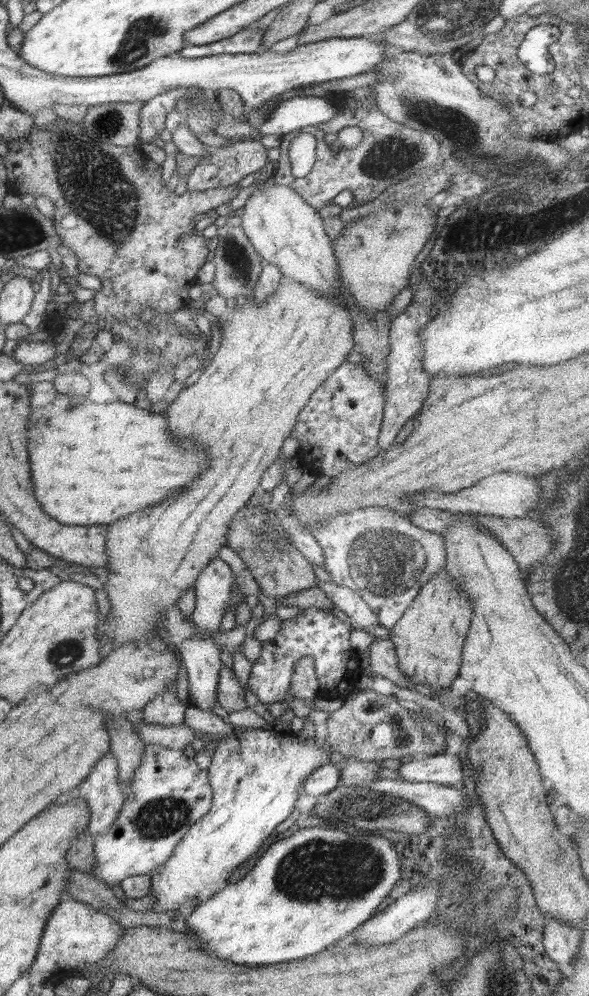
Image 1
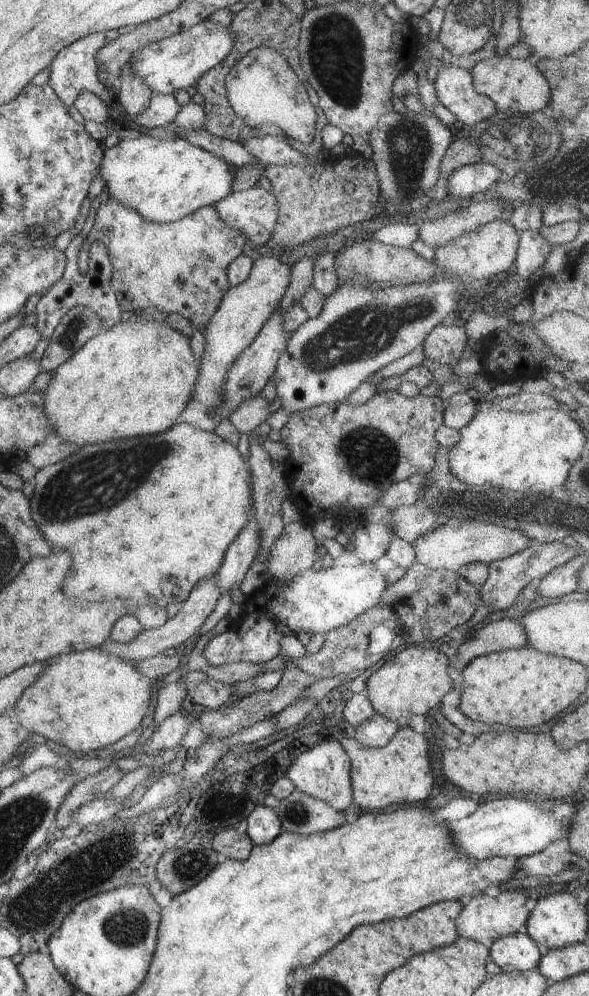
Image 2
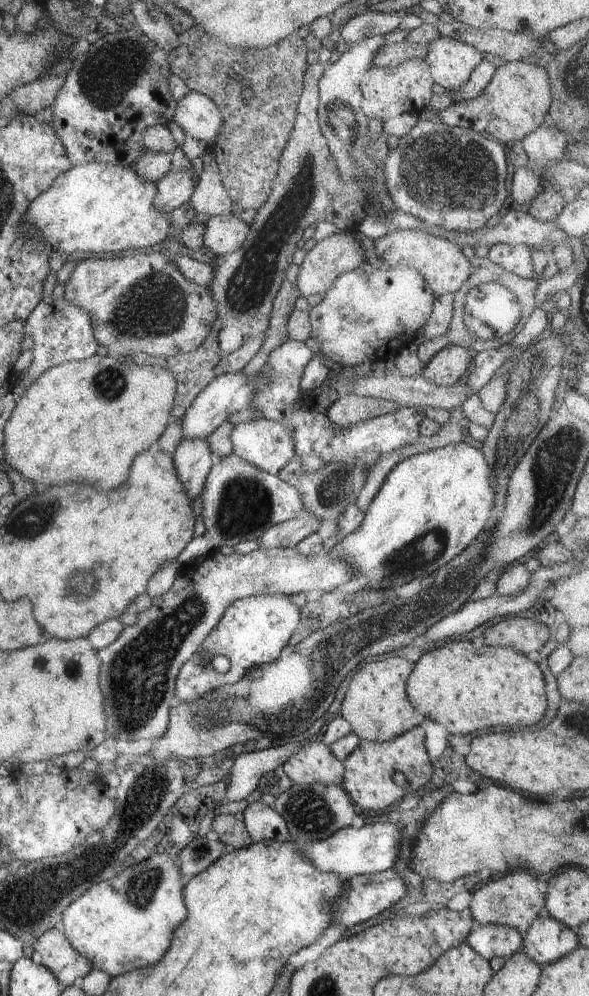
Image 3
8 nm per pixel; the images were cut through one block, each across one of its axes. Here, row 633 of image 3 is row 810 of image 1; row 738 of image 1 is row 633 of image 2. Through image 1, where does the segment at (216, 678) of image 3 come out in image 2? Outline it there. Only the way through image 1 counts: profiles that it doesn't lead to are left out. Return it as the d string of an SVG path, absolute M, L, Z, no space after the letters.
M344 550L341 556L334 558L331 568L305 570L284 586L280 586L274 580L266 582L252 596L245 599L240 617L218 628L217 637L211 638L205 644L203 655L208 664L217 667L235 662L265 663L271 661L281 653L279 640L282 636L290 636L290 634L298 636L300 632L319 633L324 636L328 631L352 622L353 618L376 606L382 600L383 592L390 587L386 583L385 575L390 569L395 568L396 564L386 554L378 558L376 562L357 562L353 558L352 552Z

